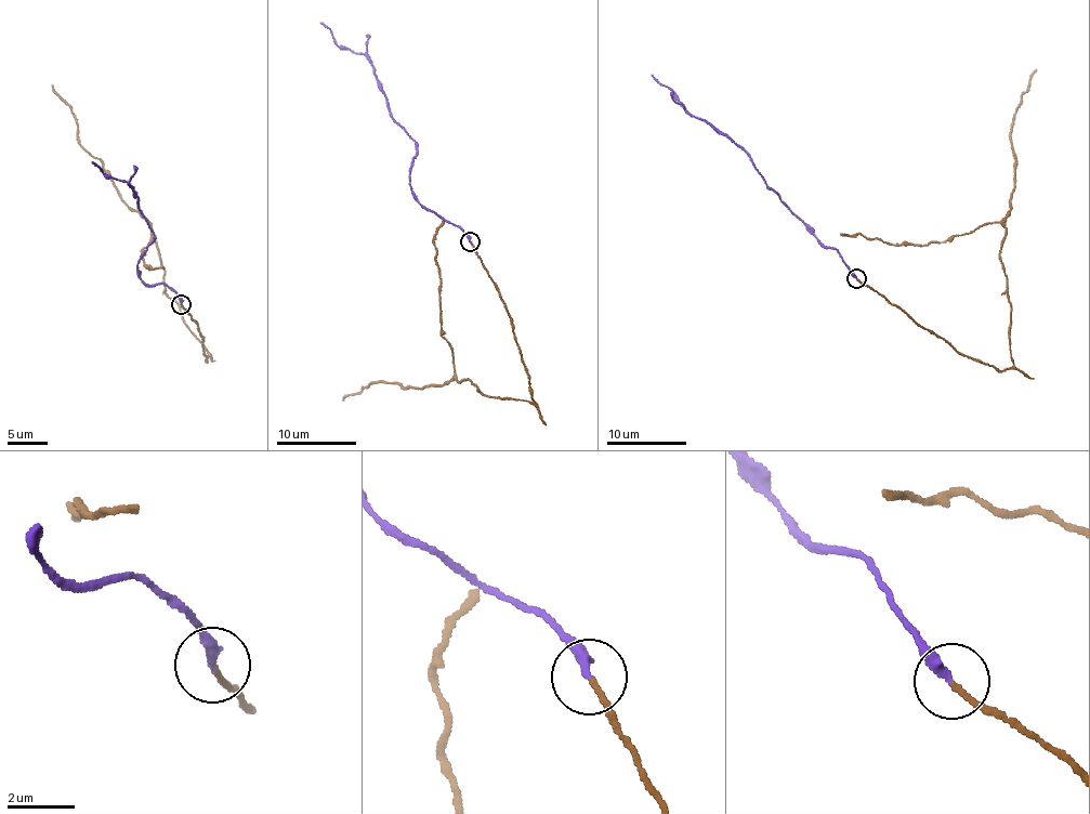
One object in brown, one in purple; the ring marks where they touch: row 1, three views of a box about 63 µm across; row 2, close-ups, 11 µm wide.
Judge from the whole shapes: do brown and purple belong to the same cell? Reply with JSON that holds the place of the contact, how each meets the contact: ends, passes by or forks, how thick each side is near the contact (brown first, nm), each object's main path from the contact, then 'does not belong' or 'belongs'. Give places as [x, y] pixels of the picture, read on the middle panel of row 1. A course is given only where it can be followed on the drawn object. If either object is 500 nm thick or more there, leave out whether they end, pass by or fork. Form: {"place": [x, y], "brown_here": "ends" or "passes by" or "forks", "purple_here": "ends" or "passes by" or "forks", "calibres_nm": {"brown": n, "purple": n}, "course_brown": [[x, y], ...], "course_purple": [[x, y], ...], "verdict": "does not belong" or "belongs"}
{"place": [470, 241], "brown_here": "ends", "purple_here": "ends", "calibres_nm": {"brown": 160, "purple": 280}, "course_brown": [[470, 241], [510, 315], [534, 403], [483, 393], [471, 380], [456, 379], [417, 389], [377, 381], [342, 398]], "course_purple": [[470, 241], [417, 199], [408, 173], [417, 144], [389, 112], [372, 64], [342, 50], [319, 23]], "verdict": "belongs"}

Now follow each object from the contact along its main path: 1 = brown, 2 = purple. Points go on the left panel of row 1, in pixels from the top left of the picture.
1: (181, 303), (204, 336), (206, 360), (208, 353), (167, 293), (150, 224), (81, 145), (71, 106), (51, 84)
2: (181, 303), (169, 288), (147, 285), (140, 276), (139, 258), (155, 237), (138, 206), (138, 194), (91, 162)

